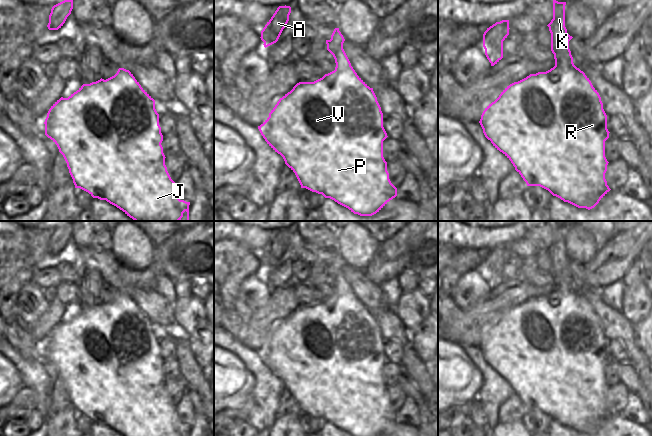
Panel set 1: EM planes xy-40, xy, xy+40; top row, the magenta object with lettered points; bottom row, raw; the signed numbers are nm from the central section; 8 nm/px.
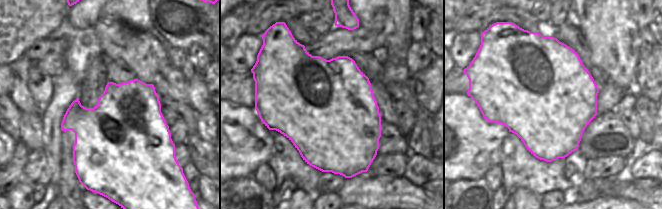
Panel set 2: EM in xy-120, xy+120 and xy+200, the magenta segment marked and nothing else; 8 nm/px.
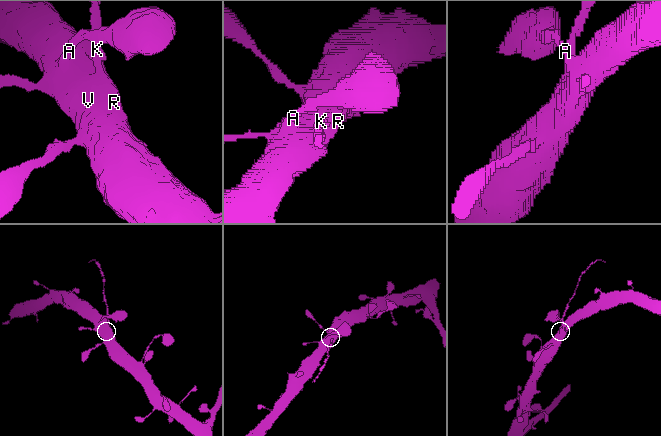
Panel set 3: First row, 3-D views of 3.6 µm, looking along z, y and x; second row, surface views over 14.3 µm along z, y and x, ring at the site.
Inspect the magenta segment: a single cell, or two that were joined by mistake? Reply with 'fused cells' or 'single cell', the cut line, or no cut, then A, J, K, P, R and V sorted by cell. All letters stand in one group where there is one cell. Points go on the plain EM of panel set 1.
fused cells; cut in xy+40 along (574, 289), (565, 293), (555, 290); A J P R V / K

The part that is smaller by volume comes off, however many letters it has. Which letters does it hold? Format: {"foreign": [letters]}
{"foreign": ["K"]}

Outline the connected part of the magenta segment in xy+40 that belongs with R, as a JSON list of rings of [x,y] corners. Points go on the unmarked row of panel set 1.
[[[554,290],[546,296],[530,298],[526,302],[507,310],[499,321],[489,328],[481,339],[479,345],[485,361],[491,365],[493,370],[502,376],[513,388],[515,394],[521,399],[527,410],[540,410],[556,420],[578,432],[588,434],[594,432],[599,425],[611,414],[607,409],[605,397],[608,385],[605,381],[605,365],[609,362],[607,353],[607,339],[603,333],[603,327],[597,314],[593,311],[589,302],[576,290],[562,294],[560,290]]]

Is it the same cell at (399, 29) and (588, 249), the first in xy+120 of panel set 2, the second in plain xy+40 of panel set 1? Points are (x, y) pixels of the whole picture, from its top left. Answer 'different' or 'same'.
different

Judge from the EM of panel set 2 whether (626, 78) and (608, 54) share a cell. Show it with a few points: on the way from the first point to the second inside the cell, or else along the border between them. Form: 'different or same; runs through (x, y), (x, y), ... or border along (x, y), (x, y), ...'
same; runs through (622, 72), (614, 60)

